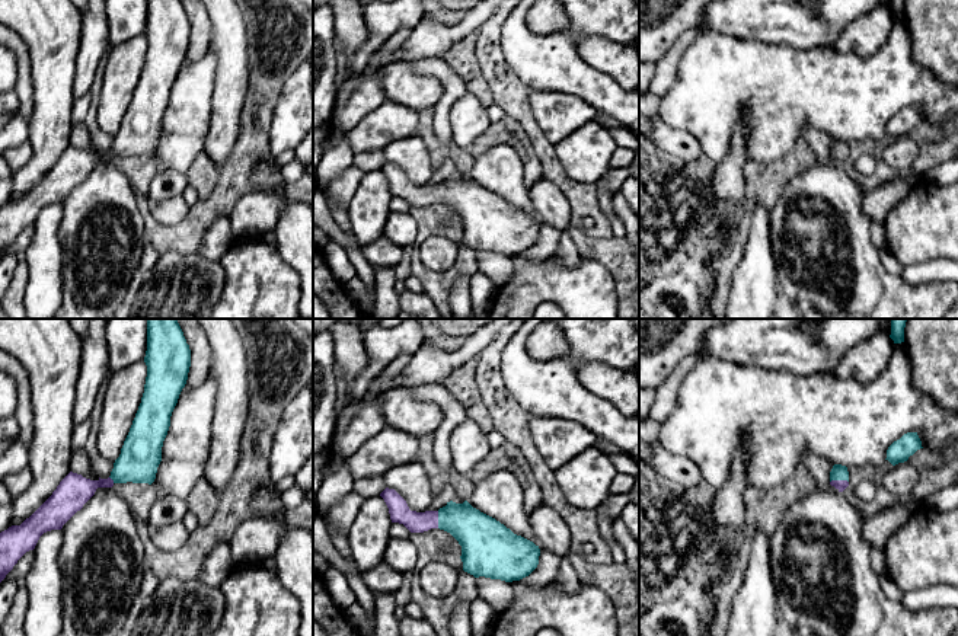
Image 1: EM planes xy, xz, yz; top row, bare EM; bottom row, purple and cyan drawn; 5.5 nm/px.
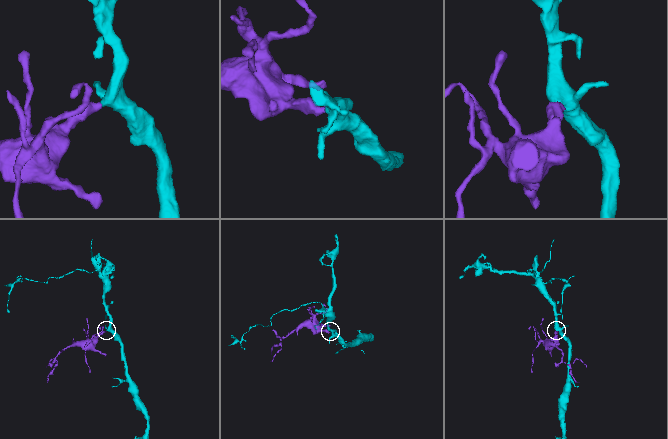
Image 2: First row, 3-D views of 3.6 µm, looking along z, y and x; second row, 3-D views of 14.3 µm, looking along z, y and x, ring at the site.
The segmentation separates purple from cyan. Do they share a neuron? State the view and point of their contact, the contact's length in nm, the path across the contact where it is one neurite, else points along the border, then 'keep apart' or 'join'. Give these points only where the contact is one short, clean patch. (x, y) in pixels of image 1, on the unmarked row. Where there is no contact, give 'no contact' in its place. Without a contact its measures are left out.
contact yz (839, 154); length 100 nm; way yz (840, 159), (839, 154), (839, 146); join

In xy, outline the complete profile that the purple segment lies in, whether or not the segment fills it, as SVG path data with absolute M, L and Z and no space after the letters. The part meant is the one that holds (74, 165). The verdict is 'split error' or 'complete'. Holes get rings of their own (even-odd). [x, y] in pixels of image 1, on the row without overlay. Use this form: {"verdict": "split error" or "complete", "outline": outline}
{"verdict": "split error", "outline": "M147 0L144 36L147 51L141 77L111 150L90 154L70 146L29 192L1 205L0 256L26 226L35 223L44 207L61 204L98 162L154 156L170 90L191 41L191 23L181 0Z"}

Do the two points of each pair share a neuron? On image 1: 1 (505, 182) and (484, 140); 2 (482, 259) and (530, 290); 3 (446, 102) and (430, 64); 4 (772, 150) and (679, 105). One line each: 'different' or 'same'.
1: different
2: different
3: same
4: same

